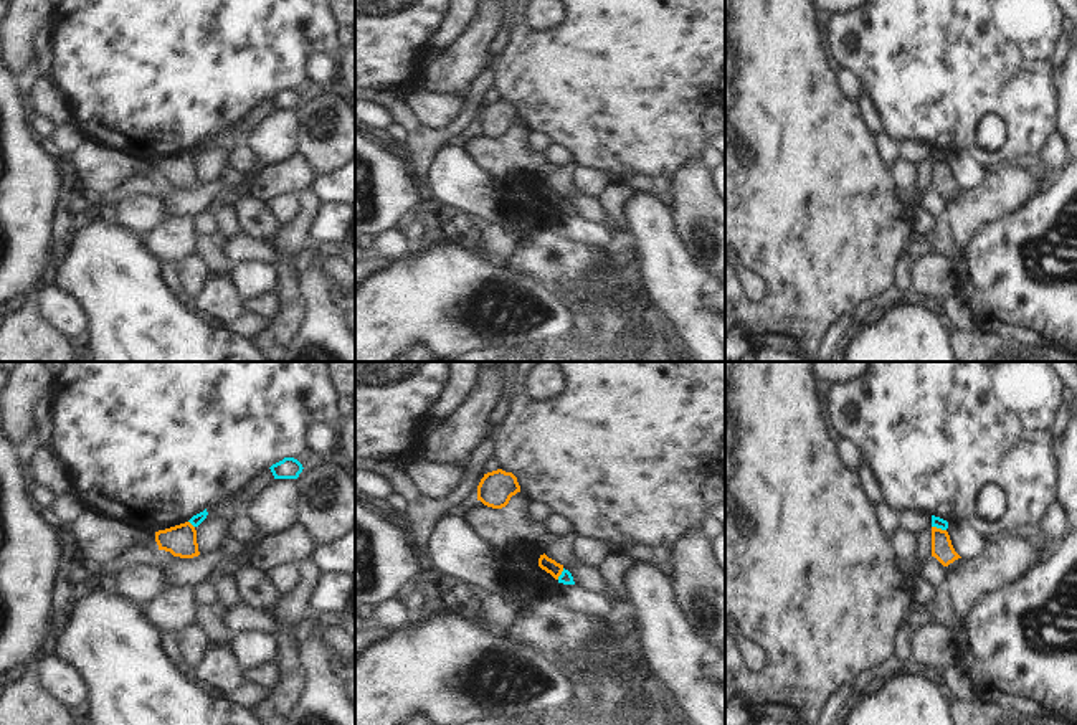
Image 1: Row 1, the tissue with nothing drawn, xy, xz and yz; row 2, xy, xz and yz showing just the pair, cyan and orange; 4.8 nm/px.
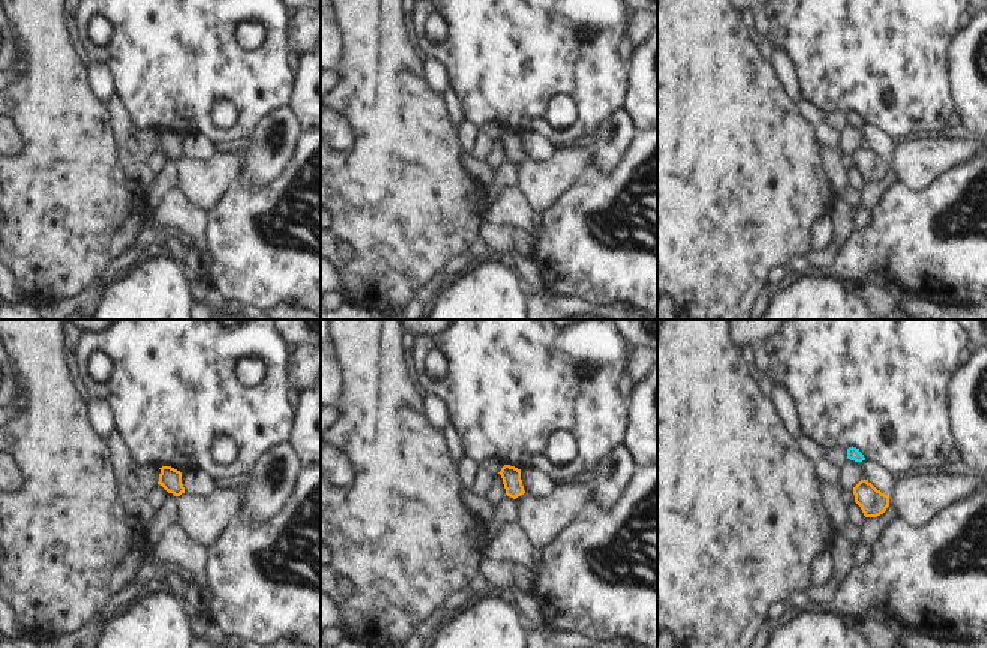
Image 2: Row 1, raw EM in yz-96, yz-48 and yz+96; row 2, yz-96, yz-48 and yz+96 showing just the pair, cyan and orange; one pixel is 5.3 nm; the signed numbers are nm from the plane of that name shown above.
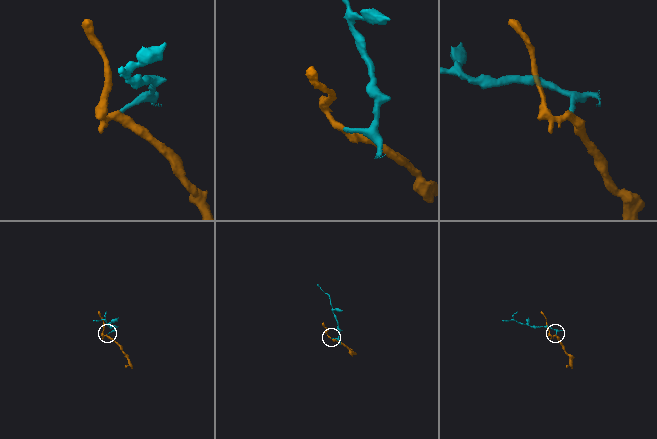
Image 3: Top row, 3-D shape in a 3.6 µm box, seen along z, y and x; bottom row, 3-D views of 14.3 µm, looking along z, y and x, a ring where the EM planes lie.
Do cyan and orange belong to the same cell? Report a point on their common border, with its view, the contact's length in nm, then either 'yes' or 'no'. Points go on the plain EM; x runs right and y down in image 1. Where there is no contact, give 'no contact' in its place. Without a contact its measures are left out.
meets cyan in yz at (939, 157); contact 80 nm long; no

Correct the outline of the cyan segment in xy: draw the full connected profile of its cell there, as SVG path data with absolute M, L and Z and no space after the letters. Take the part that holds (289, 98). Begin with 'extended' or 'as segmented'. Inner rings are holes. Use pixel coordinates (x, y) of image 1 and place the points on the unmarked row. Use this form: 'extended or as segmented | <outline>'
as segmented | M284 88L282 91L273 94L269 99L274 109L297 109L304 97L297 89Z

